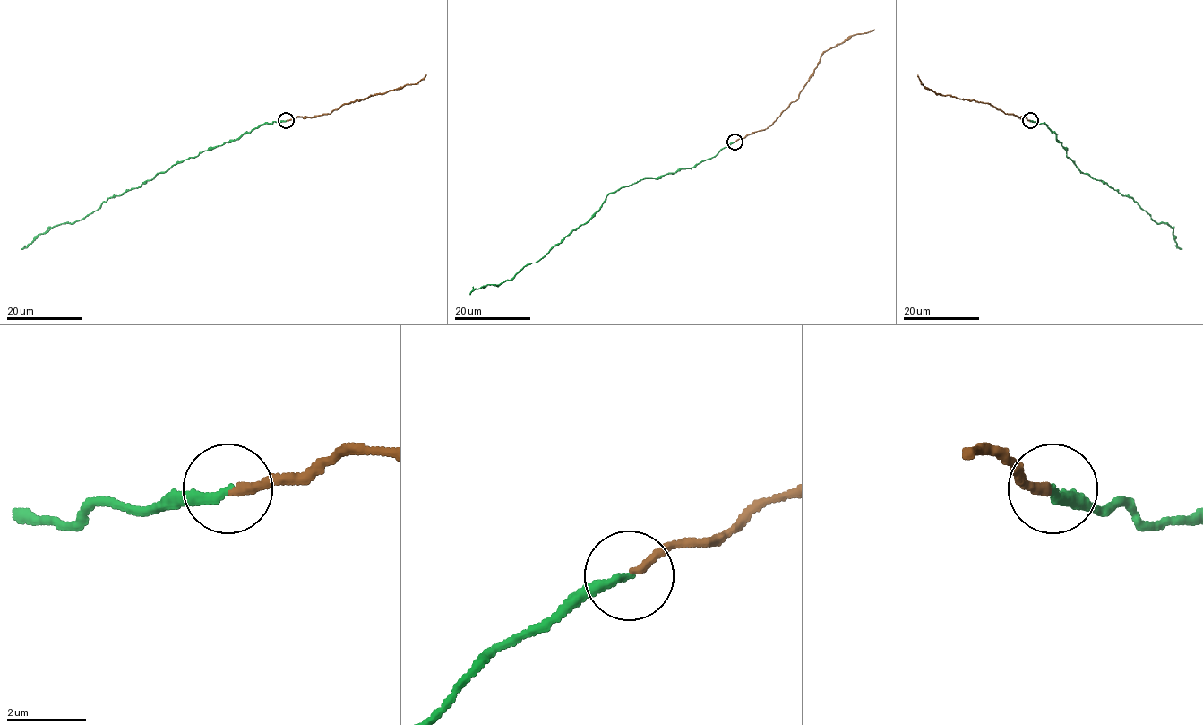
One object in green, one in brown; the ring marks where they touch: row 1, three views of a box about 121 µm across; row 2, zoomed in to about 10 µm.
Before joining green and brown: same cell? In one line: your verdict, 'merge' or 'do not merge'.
merge

